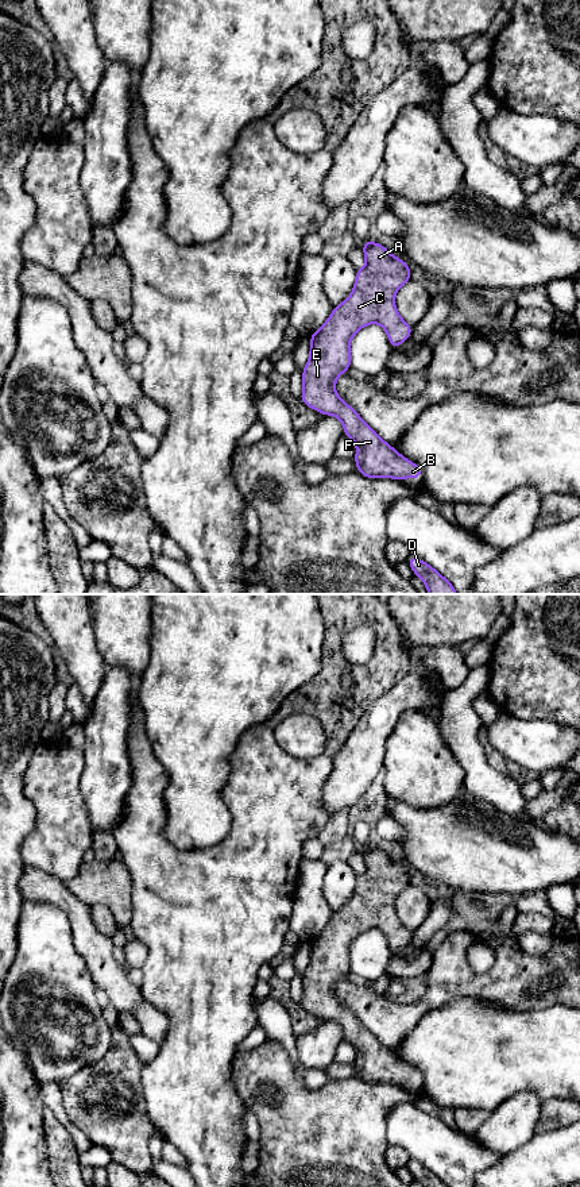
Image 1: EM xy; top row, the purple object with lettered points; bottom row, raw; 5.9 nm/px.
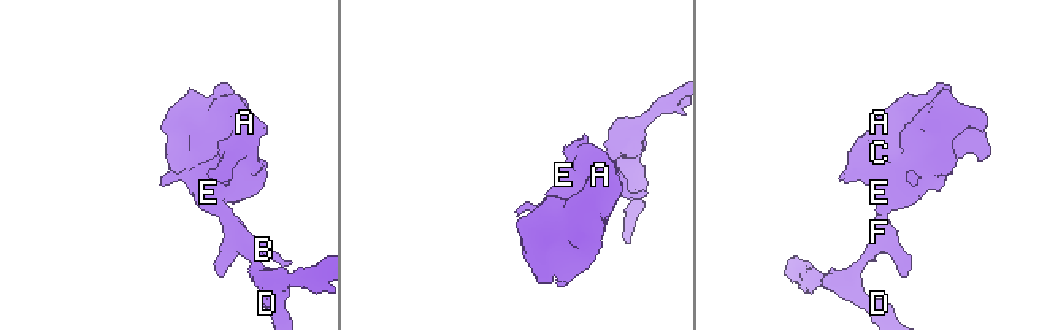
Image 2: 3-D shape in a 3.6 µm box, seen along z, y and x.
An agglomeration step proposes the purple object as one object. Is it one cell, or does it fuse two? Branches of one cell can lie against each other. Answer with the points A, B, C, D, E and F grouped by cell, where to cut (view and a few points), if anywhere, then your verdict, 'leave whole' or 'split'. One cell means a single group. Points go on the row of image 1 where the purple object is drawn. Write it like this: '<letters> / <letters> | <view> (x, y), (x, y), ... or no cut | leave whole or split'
A B C D E F | no cut | leave whole

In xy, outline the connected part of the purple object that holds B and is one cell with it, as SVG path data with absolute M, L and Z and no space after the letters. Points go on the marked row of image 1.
M371 239L360 244L366 266L356 270L356 281L353 290L347 300L335 307L330 316L322 327L310 335L310 355L302 371L303 390L302 402L320 412L340 419L344 427L344 435L351 438L356 444L355 462L357 473L367 478L422 478L424 474L418 465L407 460L394 447L387 444L348 404L345 404L336 393L336 379L340 374L351 367L349 343L352 336L363 327L378 323L386 331L390 346L399 347L413 332L410 327L398 313L394 304L398 289L411 280L409 265L401 258L395 258L384 246Z

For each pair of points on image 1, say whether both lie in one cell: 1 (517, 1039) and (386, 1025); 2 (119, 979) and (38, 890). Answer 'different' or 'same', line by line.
1: different
2: same

